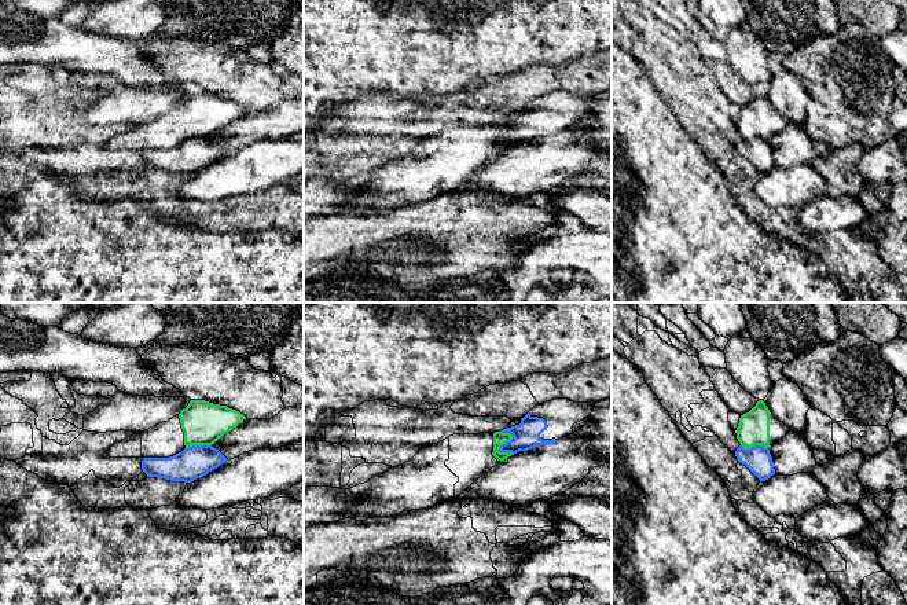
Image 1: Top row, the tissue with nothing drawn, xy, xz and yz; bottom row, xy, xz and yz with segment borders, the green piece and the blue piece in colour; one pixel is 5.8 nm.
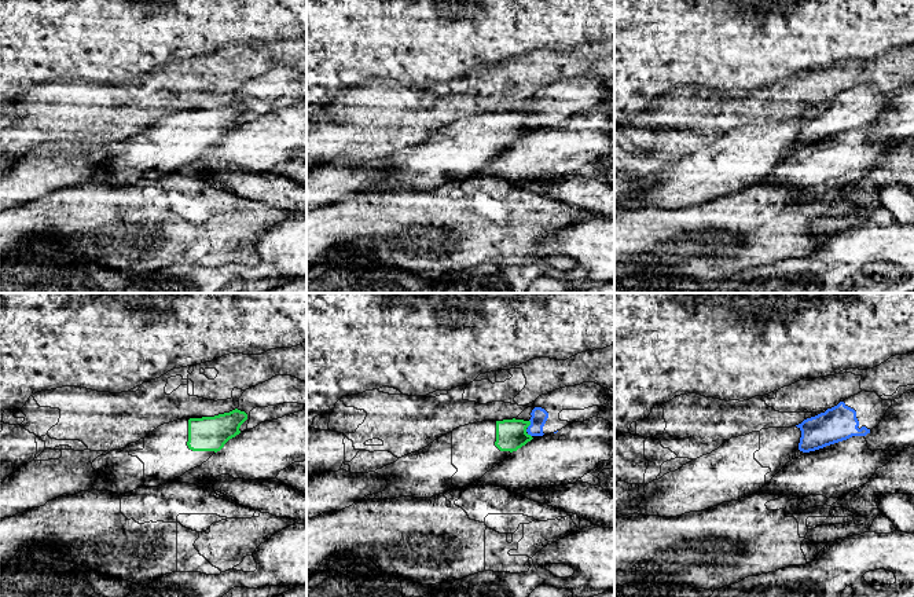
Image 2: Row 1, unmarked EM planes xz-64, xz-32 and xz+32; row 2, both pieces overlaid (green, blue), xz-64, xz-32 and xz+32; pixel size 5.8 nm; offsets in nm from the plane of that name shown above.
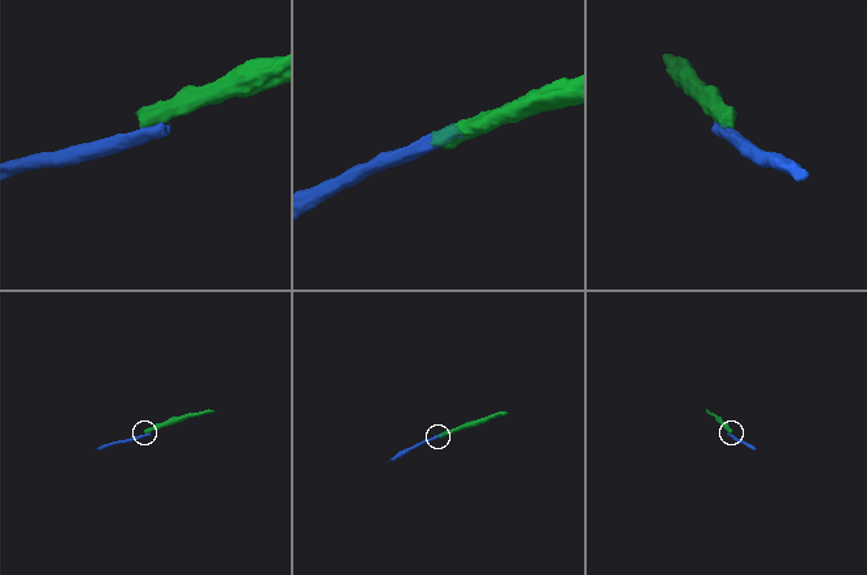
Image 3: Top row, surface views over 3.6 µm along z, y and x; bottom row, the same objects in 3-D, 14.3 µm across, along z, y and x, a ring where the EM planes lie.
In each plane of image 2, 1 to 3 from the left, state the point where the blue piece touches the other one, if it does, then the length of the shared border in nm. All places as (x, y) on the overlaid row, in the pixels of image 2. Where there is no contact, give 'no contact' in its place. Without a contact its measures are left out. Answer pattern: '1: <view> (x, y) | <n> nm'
1: no contact
2: xz-32 (529, 424) | 50 nm
3: no contact

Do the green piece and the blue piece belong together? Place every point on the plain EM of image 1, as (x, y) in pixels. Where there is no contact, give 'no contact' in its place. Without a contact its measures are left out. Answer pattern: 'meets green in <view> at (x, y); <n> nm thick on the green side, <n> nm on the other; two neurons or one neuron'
meets green in xz at (505, 135); 80 nm thick on the green side, 160 nm on the other; two neurons

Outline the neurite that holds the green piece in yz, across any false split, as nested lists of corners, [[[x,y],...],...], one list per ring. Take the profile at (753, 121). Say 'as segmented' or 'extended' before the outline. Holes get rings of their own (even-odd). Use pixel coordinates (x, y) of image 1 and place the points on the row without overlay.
extended; [[[759,92],[749,104],[741,107],[735,122],[739,136],[746,142],[754,138],[770,140],[789,124],[790,121],[770,104],[763,92]]]

